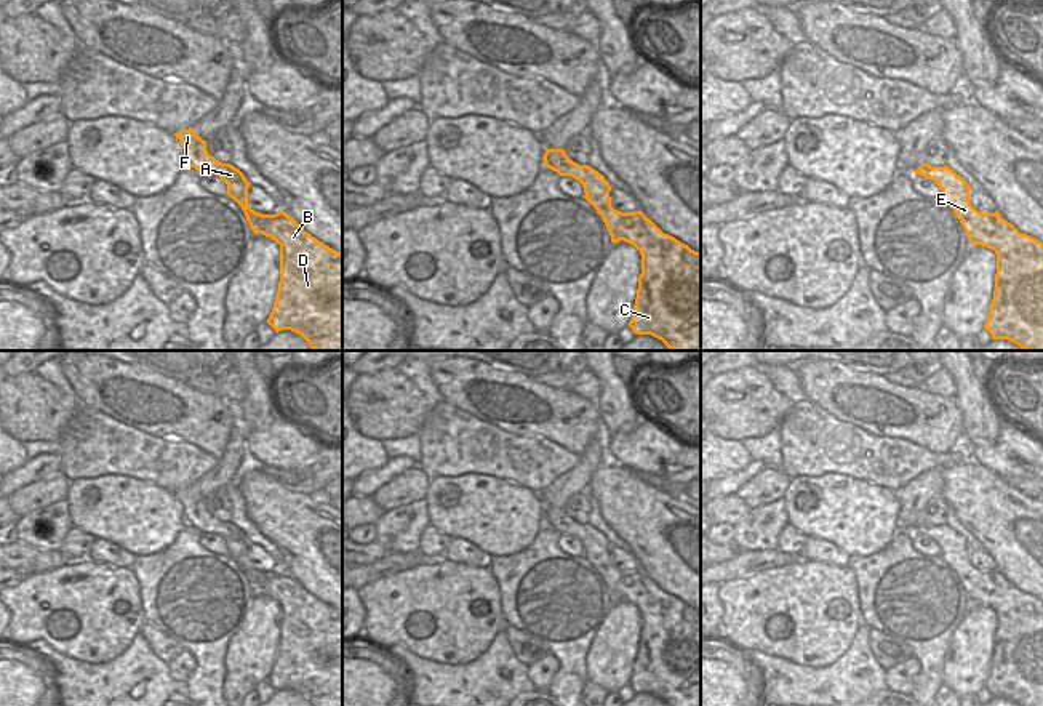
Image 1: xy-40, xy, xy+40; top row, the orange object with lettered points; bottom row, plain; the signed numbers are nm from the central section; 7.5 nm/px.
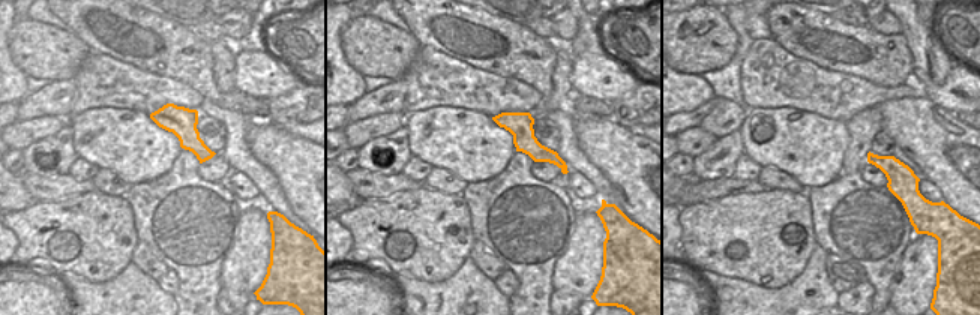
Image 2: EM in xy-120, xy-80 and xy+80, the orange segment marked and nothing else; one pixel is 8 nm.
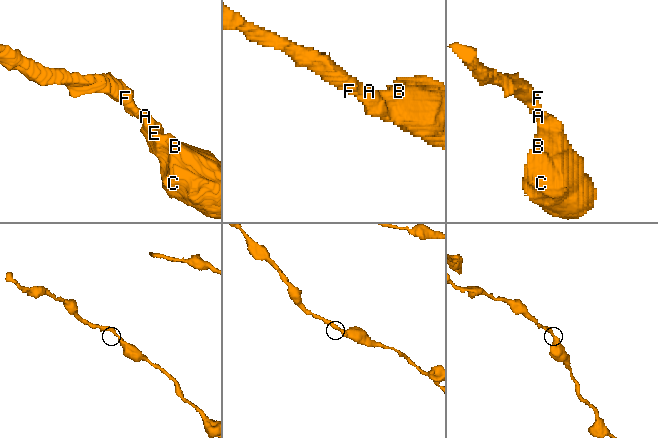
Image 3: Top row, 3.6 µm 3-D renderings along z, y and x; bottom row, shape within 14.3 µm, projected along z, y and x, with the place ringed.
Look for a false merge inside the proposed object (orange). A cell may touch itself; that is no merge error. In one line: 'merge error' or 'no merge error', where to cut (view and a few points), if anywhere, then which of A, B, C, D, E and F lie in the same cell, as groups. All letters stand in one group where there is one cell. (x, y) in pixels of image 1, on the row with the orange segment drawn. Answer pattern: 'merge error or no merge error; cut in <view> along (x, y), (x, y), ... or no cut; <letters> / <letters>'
no merge error; no cut; A B C D E F

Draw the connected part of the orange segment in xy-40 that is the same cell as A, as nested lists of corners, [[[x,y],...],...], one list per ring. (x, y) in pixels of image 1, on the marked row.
[[[192,126],[174,133],[187,166],[216,174],[243,210],[254,234],[280,245],[280,282],[267,323],[301,335],[314,351],[342,351],[342,253],[312,237],[285,211],[262,215],[248,207],[250,184],[230,163],[216,160]]]

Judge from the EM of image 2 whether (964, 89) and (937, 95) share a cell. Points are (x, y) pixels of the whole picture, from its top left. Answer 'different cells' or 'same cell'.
same cell

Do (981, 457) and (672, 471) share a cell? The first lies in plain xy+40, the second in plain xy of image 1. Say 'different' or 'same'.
different

